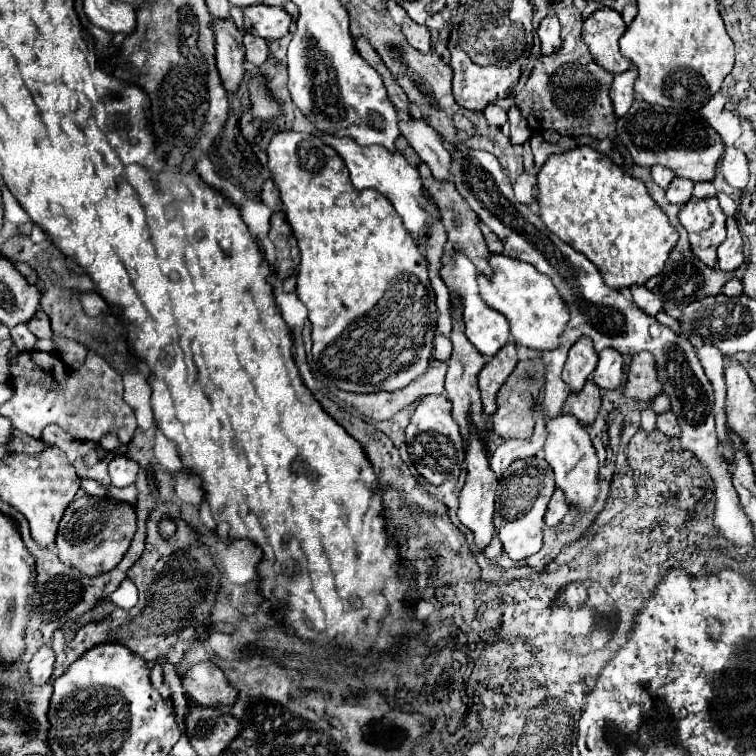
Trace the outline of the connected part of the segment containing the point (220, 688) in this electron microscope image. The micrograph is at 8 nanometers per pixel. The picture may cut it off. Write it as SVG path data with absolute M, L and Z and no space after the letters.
M199 662L181 674L181 684L189 700L199 706L215 706L217 702L231 706L237 698L235 688L227 684L225 674L213 662Z

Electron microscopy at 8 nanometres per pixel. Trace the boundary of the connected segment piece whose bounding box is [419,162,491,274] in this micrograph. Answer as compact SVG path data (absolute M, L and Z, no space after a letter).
M425 162L419 164L419 174L421 174L423 184L425 184L427 188L431 188L429 192L433 194L433 200L435 200L435 204L439 206L441 222L443 222L445 232L447 232L447 236L449 236L449 244L451 244L455 250L459 250L461 254L465 254L465 256L477 266L477 270L479 270L481 274L491 274L491 266L489 266L489 262L487 262L489 250L487 250L487 244L485 244L485 240L483 240L483 234L481 234L479 226L477 226L477 222L479 222L477 214L467 206L467 202L461 198L461 194L455 190L453 184L451 184L449 188L441 188L441 182L437 182L437 180L433 178L433 174L431 174L431 170L427 168Z

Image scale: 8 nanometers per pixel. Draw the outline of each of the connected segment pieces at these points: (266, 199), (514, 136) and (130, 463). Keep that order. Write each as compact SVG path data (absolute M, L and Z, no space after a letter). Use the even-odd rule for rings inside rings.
M271 178L265 180L263 186L261 186L261 202L267 204L273 212L283 210L283 204L279 200L279 190L277 190L277 186L275 186L275 182Z
M511 106L509 112L507 112L507 116L509 116L509 124L511 124L511 142L513 144L525 144L527 138L531 136L527 120L519 114L517 106Z
M117 454L111 458L109 462L109 478L111 478L111 484L117 486L117 488L125 488L125 486L131 486L137 478L137 462L123 456L123 454Z

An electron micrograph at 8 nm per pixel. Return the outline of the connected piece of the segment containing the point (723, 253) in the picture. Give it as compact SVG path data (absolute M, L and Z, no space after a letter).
M727 218L727 238L717 248L717 266L725 274L733 274L745 262L743 238L739 234L735 218Z

